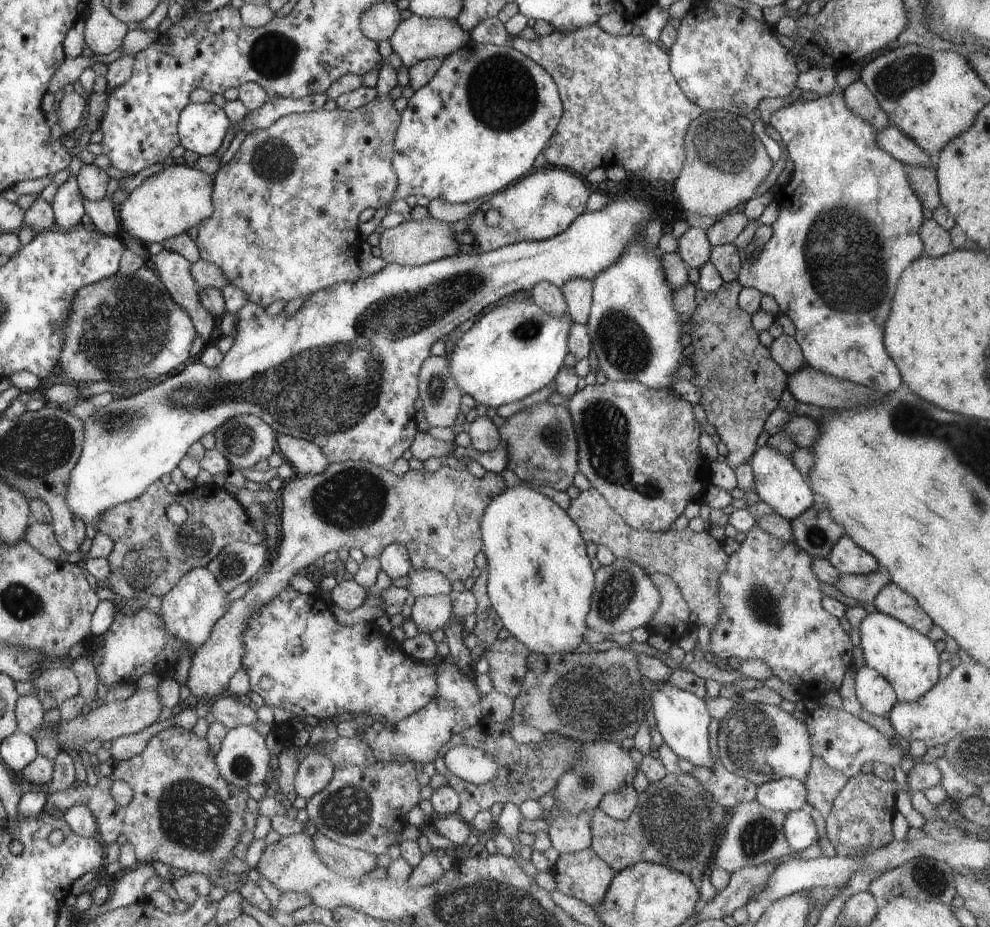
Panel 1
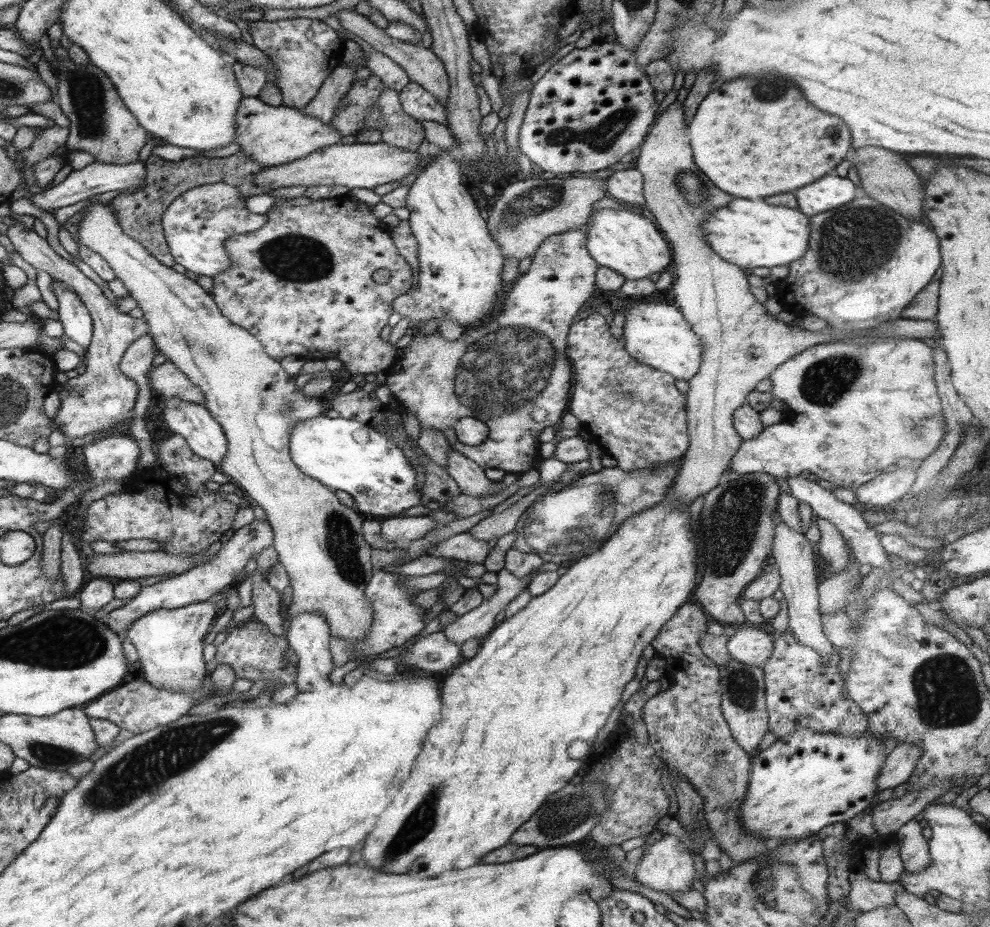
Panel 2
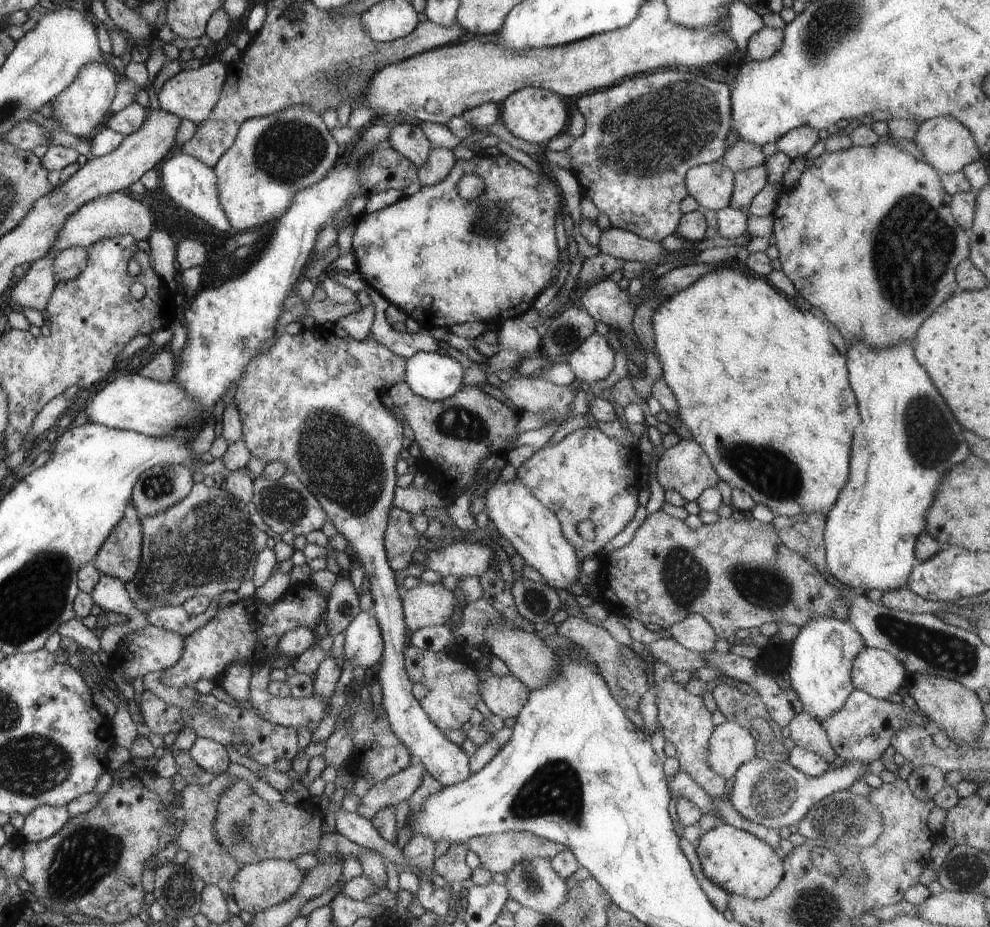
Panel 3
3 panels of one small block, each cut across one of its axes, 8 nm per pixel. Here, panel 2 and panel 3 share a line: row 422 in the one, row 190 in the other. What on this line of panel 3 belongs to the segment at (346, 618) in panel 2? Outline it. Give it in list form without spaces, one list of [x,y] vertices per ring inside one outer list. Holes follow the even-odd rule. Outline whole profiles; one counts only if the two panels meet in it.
[[[291,104],[275,114],[245,120],[239,126],[235,142],[213,166],[221,204],[235,232],[245,234],[245,230],[253,230],[255,226],[279,220],[287,212],[287,208],[291,208],[291,200],[295,200],[295,194],[299,190],[311,188],[315,182],[323,180],[323,176],[327,176],[331,168],[335,168],[341,152],[319,116],[321,114],[315,114],[315,110],[311,110],[311,106],[307,104]]]

